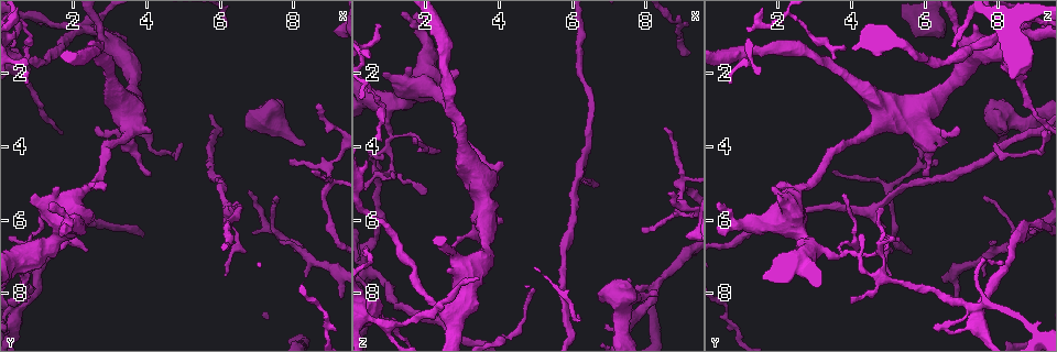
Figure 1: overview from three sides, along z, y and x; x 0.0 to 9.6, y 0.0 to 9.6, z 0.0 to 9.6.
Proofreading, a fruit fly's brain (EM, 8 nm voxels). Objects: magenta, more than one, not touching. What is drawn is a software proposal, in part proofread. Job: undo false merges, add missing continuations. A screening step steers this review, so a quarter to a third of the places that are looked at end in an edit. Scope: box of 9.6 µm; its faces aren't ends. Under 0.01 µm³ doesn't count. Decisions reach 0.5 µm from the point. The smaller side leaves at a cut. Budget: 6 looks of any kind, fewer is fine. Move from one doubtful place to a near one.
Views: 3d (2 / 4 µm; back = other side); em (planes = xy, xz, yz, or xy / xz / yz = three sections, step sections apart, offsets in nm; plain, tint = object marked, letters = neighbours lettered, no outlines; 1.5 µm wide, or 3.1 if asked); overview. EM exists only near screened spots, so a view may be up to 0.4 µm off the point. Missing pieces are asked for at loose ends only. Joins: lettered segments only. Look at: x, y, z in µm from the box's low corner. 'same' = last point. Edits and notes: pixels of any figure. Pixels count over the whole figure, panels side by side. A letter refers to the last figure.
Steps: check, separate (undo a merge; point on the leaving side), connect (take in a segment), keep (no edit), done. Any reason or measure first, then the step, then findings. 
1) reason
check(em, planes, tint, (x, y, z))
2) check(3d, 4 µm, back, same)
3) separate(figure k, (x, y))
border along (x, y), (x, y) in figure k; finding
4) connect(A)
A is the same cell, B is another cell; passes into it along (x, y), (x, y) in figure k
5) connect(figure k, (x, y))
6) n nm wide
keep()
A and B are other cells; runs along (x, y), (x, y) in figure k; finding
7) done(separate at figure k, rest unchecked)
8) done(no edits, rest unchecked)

abrupt turn
check(em, xz, step 4, tint, (0.70, 7.50, 4.75))

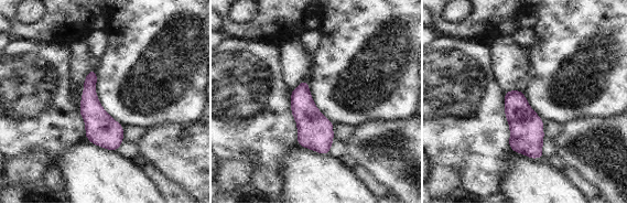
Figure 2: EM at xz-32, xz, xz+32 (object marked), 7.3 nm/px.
check(em, yz, step 8, letters, same)

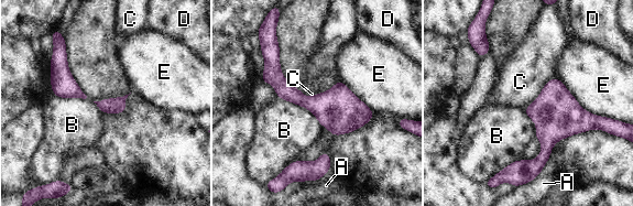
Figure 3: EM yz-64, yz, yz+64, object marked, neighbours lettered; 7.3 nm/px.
keep()
A, B, C, D and E are other cells; all the same cell

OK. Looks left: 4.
free end
check(em, planes, letters, (4.05, 4.80, 5.95))

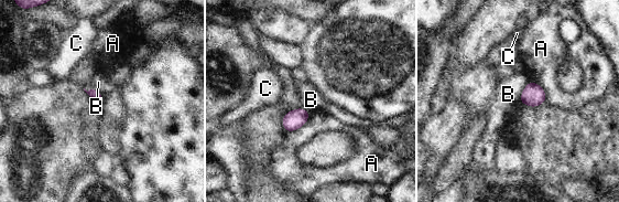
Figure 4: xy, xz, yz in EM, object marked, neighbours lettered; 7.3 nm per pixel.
A touches over 220 nm
keep()
A, B and C are other cells; no lettered segment goes on from it

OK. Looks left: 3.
check(em, planes, letters, (8.35, 4.00, 7.95))

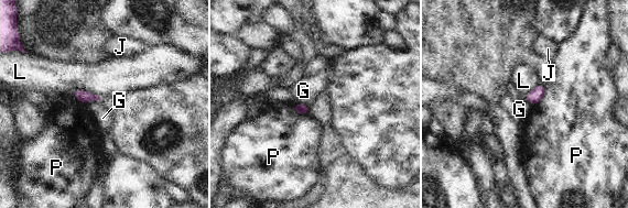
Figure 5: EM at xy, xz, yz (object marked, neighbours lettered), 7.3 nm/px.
keep()
G, J, L and P are other cells; no lettered segment goes on from it

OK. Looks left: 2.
done(no edits, rest unchecked)

